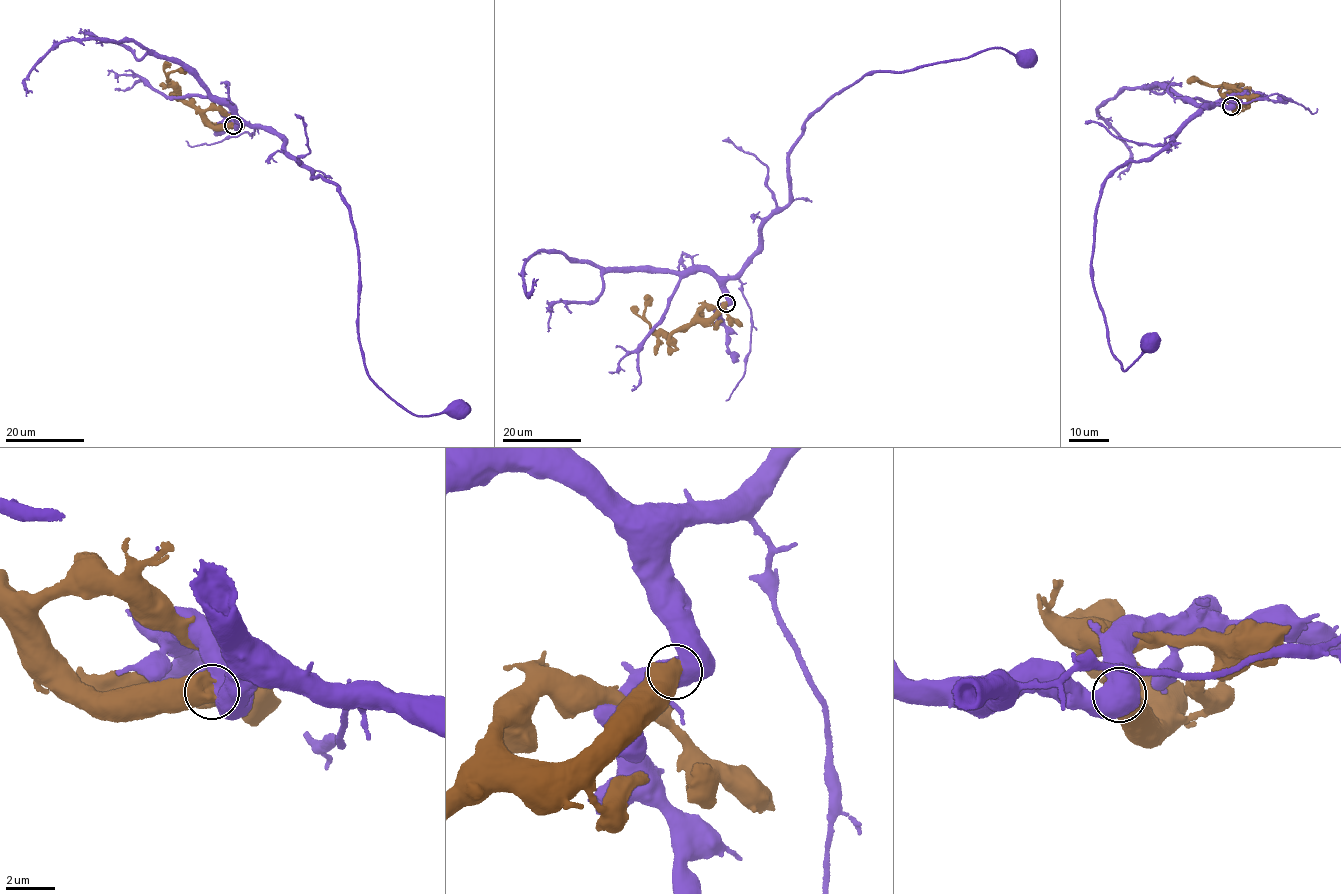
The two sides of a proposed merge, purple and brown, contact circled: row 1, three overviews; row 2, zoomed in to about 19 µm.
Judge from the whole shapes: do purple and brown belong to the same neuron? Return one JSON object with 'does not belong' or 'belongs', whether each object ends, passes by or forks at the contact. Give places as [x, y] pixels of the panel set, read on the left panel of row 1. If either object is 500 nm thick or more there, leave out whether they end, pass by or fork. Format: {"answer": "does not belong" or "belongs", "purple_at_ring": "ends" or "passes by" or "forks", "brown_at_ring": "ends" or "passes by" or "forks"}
{"answer": "does not belong"}

